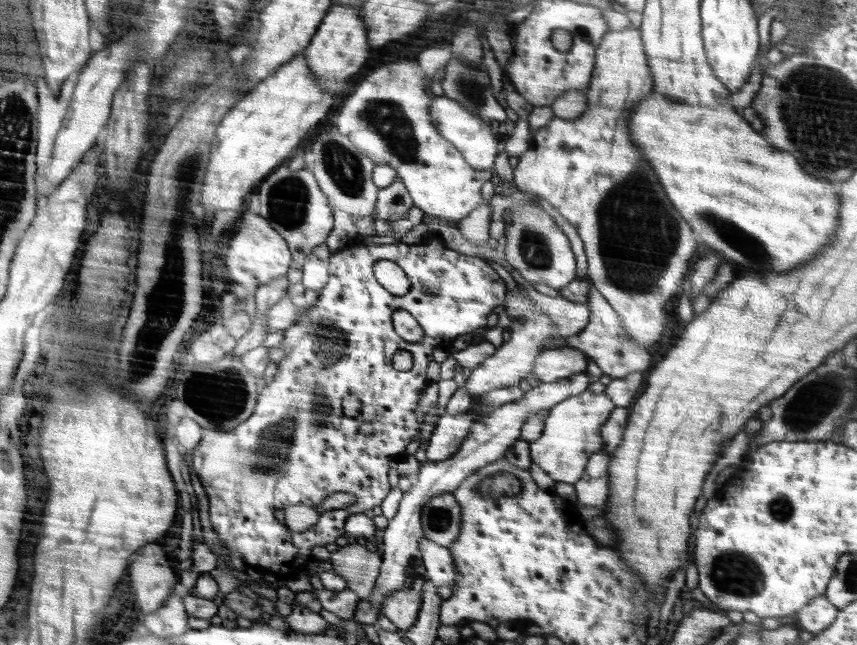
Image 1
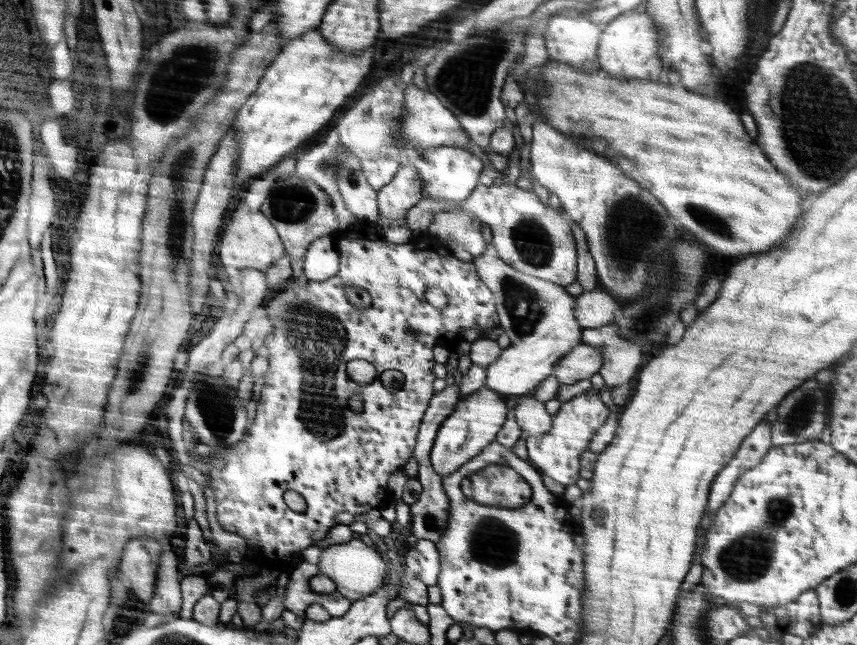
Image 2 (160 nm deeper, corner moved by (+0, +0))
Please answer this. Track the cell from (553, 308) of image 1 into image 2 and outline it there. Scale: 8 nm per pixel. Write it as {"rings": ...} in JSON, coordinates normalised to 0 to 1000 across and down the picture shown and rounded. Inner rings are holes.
{"rings":[[[702,445],[671,460],[670,493],[678,510],[700,509],[721,490],[725,470]]]}

